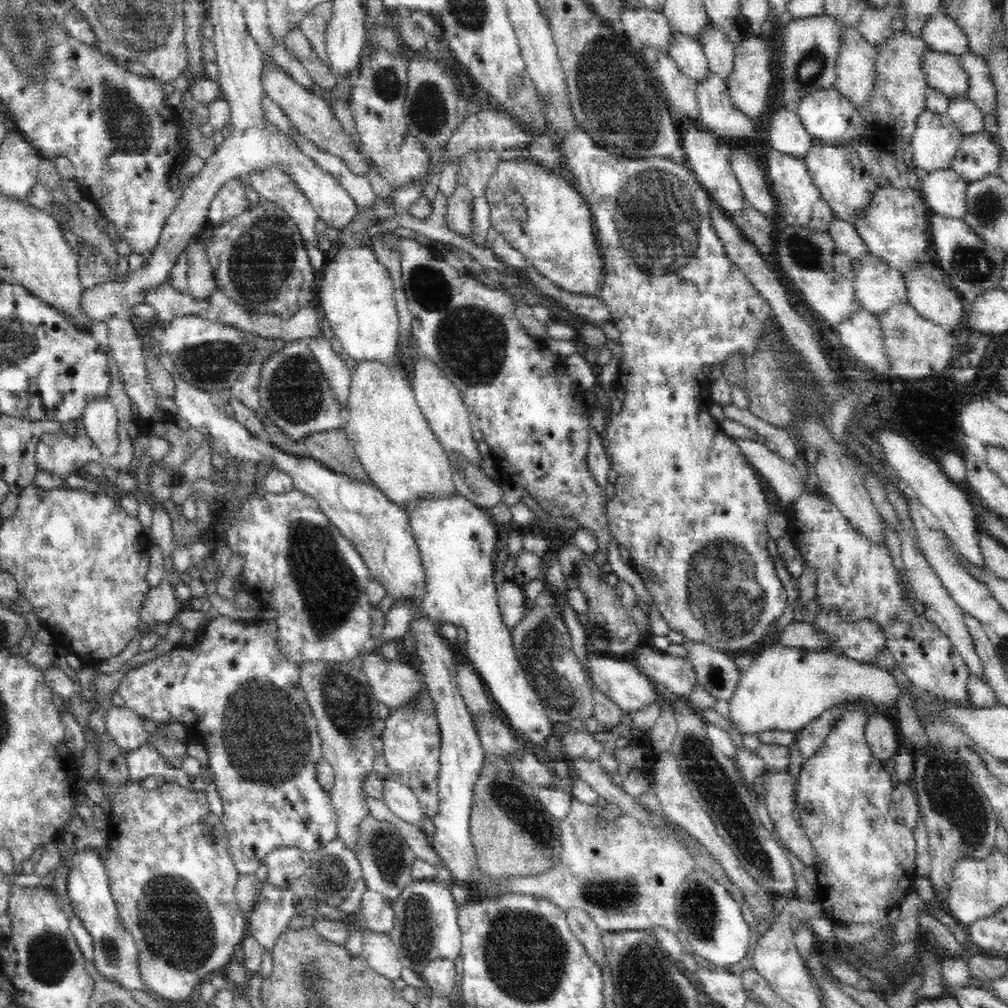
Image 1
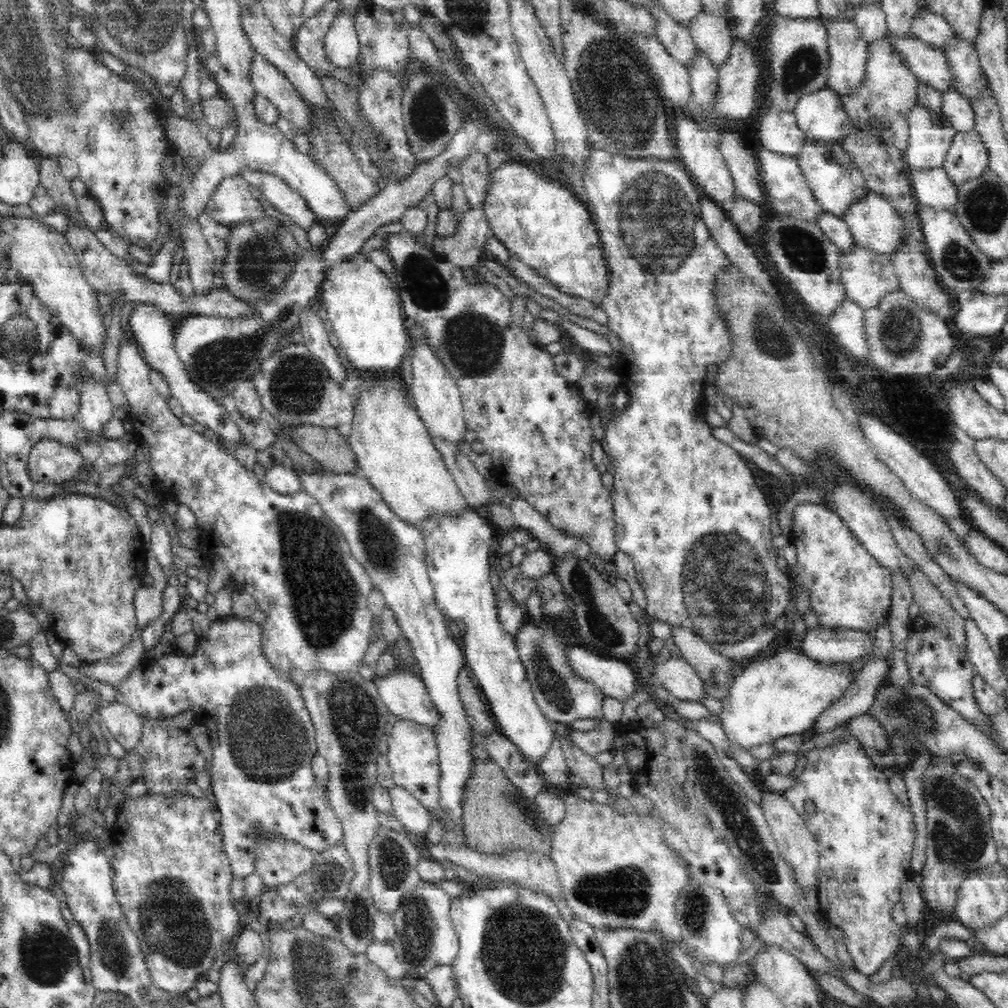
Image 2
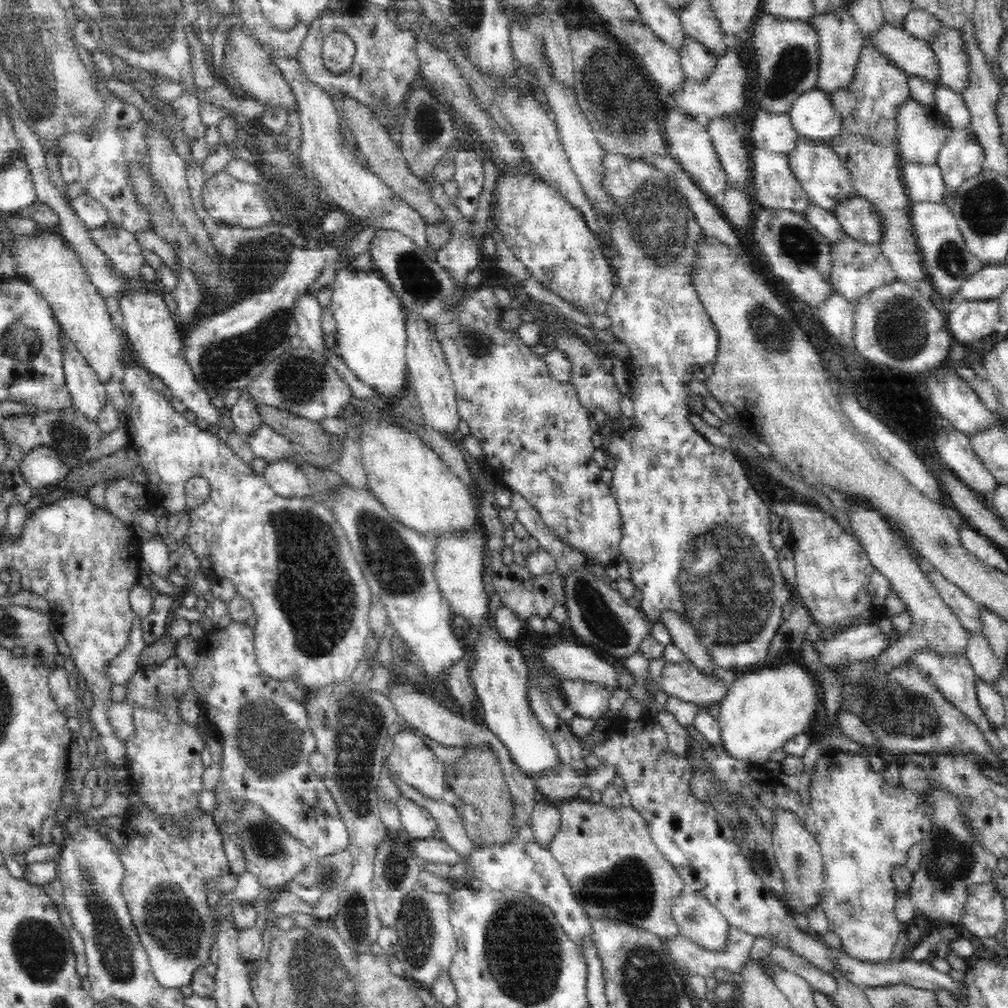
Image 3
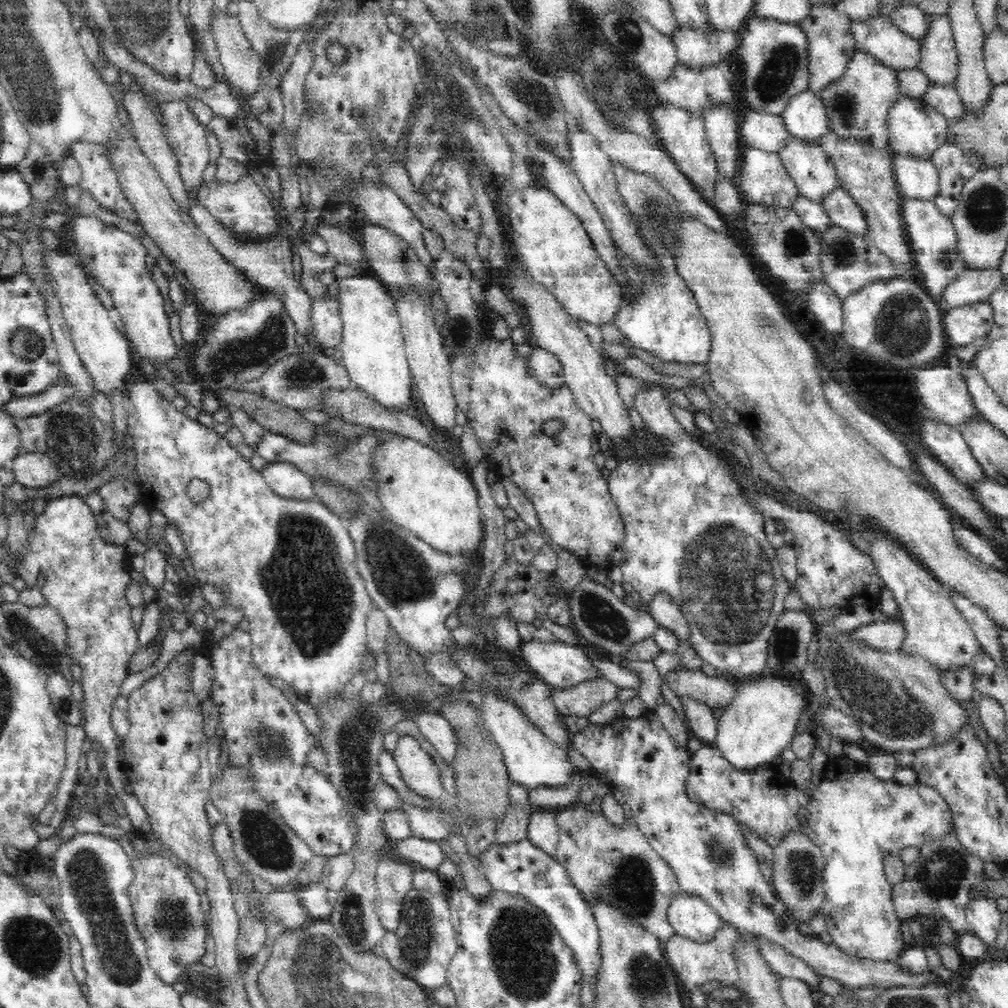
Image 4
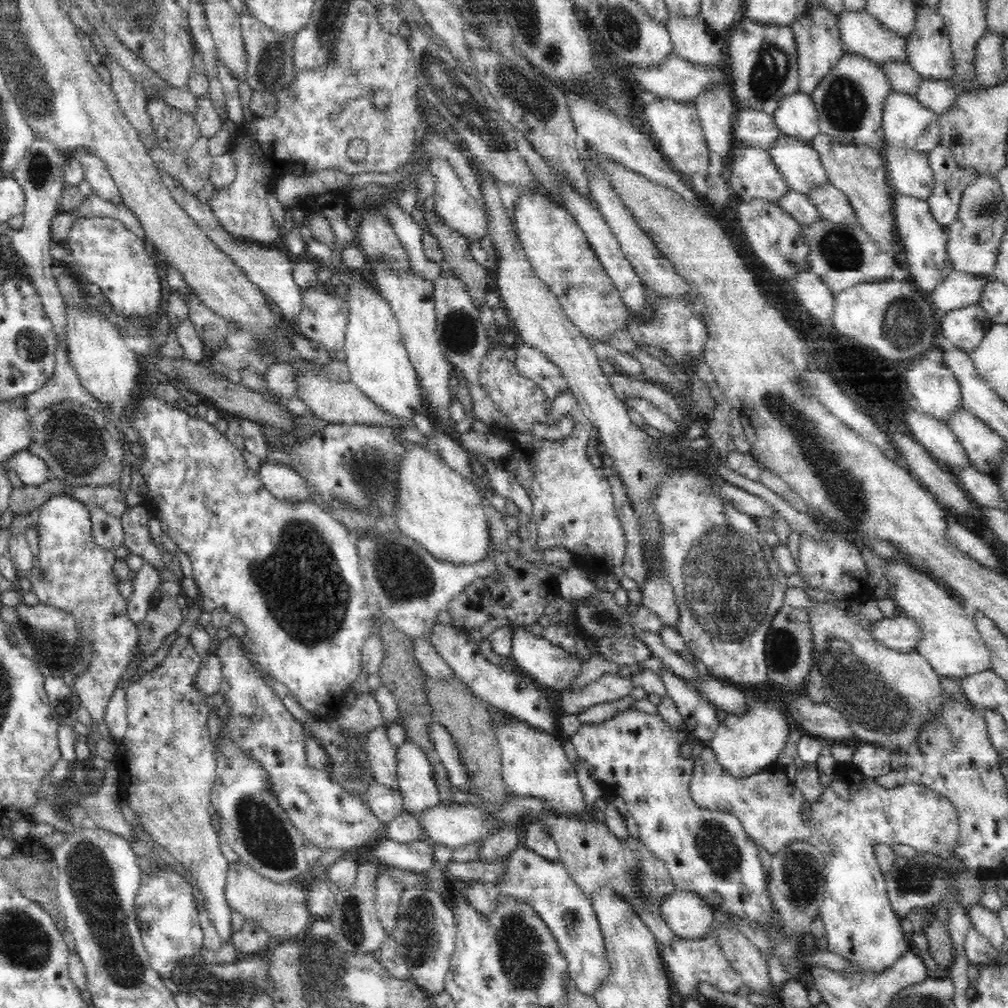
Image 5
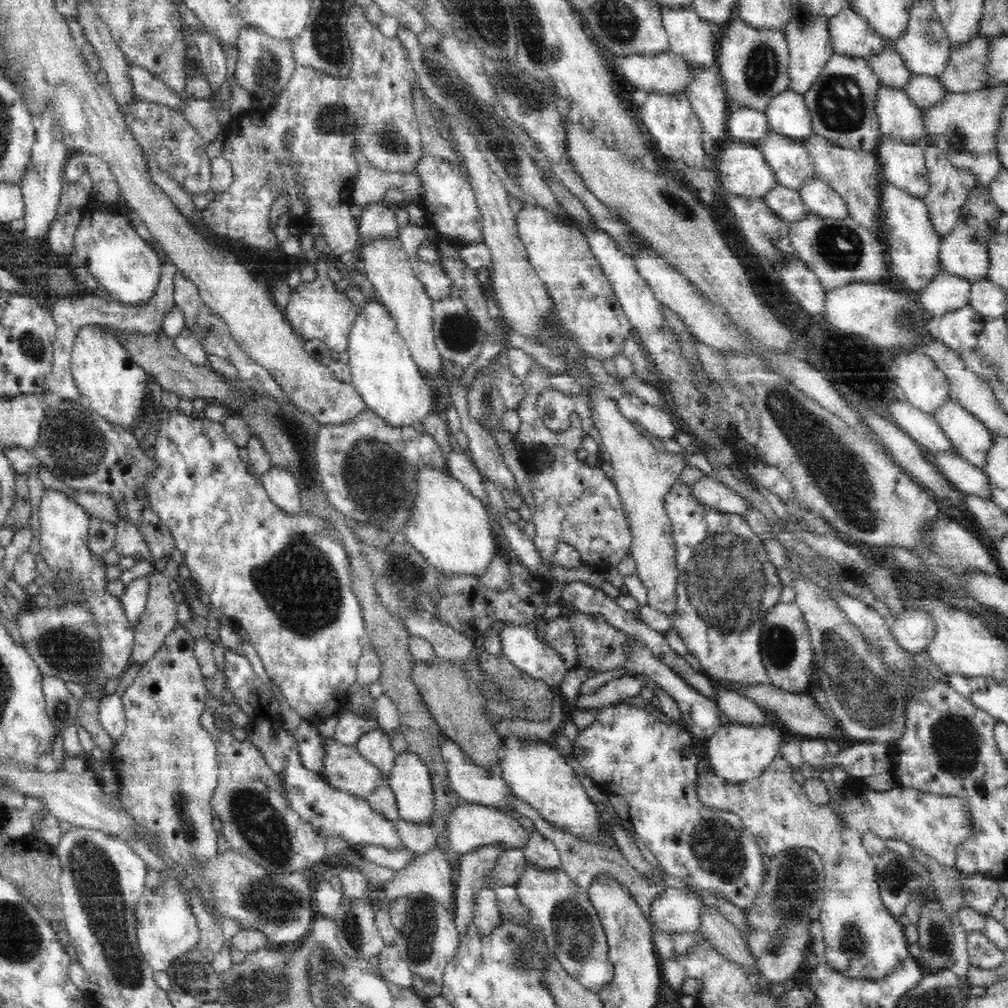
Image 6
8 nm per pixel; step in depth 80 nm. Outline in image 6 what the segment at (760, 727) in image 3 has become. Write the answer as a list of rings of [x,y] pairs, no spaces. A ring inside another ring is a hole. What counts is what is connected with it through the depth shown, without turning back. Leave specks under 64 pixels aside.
[[[730,721],[716,730],[715,734],[707,738],[706,761],[710,773],[720,779],[720,782],[742,784],[747,780],[758,778],[764,768],[779,754],[782,739],[779,732],[768,732],[746,728]]]

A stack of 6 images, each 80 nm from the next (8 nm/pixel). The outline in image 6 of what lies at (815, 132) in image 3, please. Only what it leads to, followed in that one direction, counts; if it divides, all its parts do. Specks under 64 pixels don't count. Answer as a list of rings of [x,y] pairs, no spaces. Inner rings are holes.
[[[788,88],[768,96],[768,102],[760,111],[769,130],[777,135],[802,138],[812,133],[801,94]]]

